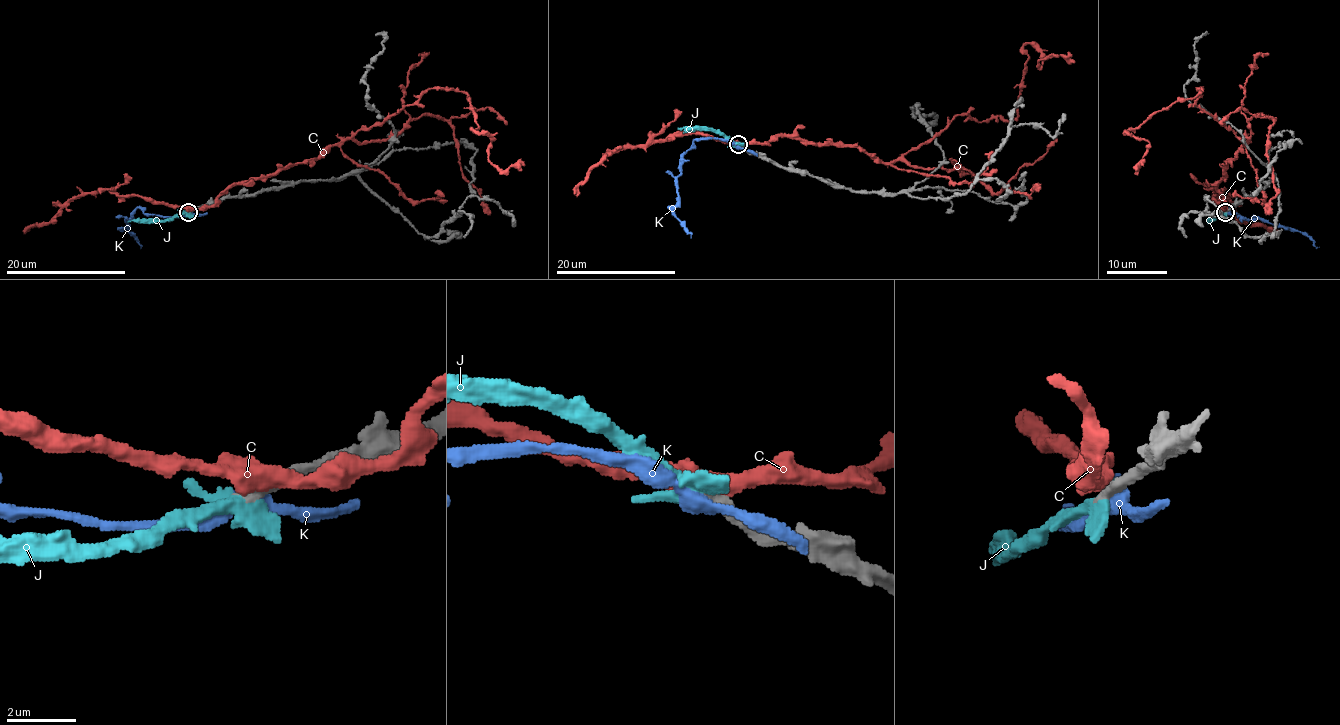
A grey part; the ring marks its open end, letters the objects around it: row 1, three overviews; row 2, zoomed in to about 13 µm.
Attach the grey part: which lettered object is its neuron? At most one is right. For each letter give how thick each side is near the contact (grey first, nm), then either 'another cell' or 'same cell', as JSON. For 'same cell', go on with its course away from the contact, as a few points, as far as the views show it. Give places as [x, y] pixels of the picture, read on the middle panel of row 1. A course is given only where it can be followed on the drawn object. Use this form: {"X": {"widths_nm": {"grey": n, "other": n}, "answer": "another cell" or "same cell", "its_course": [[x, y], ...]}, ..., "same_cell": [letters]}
{"C": {"widths_nm": {"grey": 480, "other": 550}, "answer": "another cell"}, "J": {"widths_nm": {"grey": 420, "other": 360}, "answer": "same cell", "its_course": [[737, 144], [712, 131], [677, 129]]}, "K": {"widths_nm": {"grey": 460, "other": 400}, "answer": "another cell"}, "same_cell": ["J"]}

